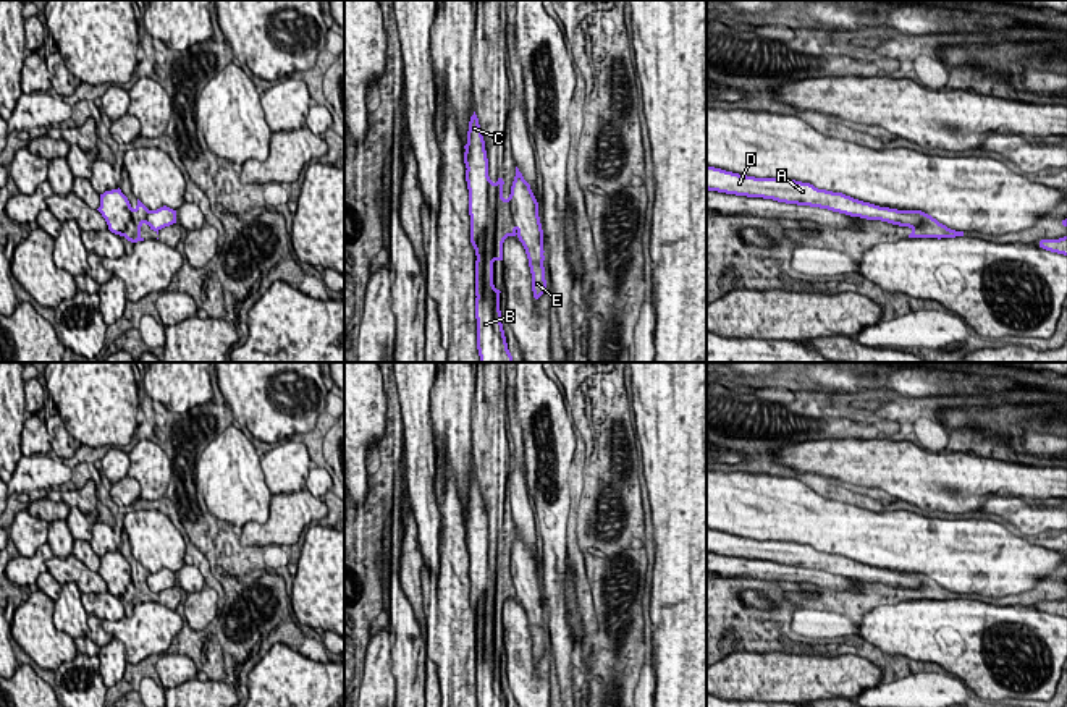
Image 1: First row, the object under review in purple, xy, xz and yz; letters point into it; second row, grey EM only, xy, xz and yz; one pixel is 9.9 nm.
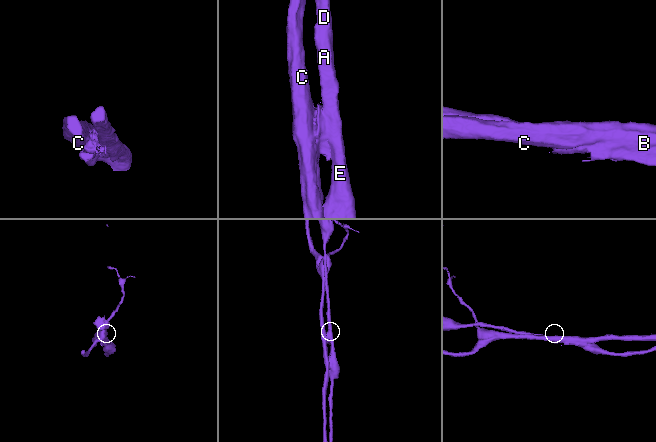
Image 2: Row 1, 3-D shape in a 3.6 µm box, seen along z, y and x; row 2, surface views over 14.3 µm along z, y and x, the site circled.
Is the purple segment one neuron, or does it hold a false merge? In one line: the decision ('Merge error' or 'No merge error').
Merge error

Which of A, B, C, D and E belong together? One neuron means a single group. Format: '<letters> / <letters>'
A D E / B C

